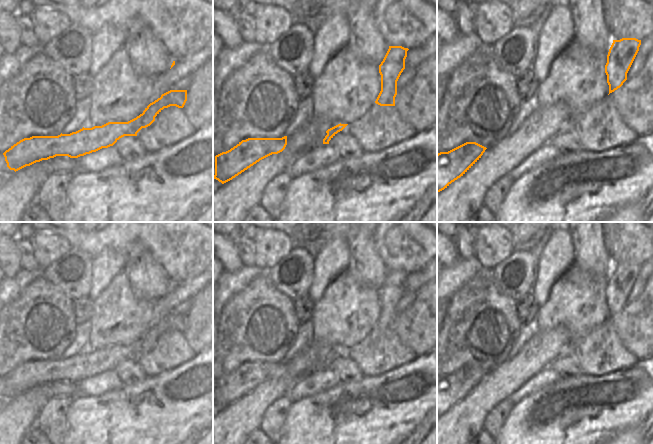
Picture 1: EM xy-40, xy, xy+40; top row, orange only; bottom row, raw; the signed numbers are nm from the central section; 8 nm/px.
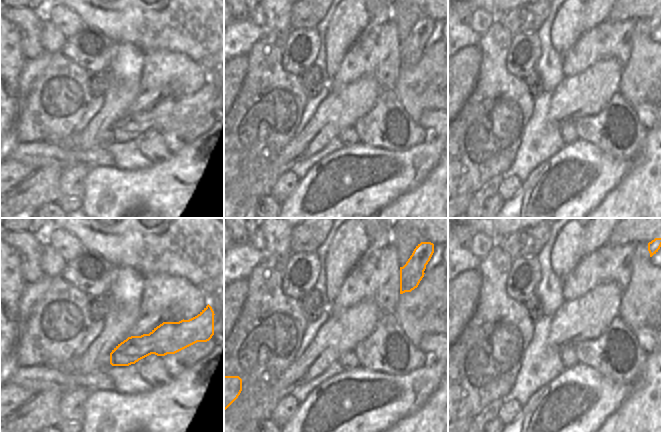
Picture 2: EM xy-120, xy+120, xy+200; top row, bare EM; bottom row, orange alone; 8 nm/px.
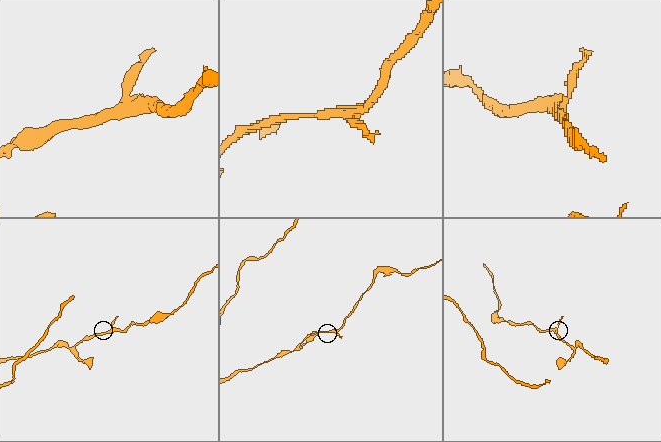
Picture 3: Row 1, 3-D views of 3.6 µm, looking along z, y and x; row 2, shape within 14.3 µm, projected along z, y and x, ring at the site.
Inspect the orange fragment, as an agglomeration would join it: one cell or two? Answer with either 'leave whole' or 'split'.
leave whole

